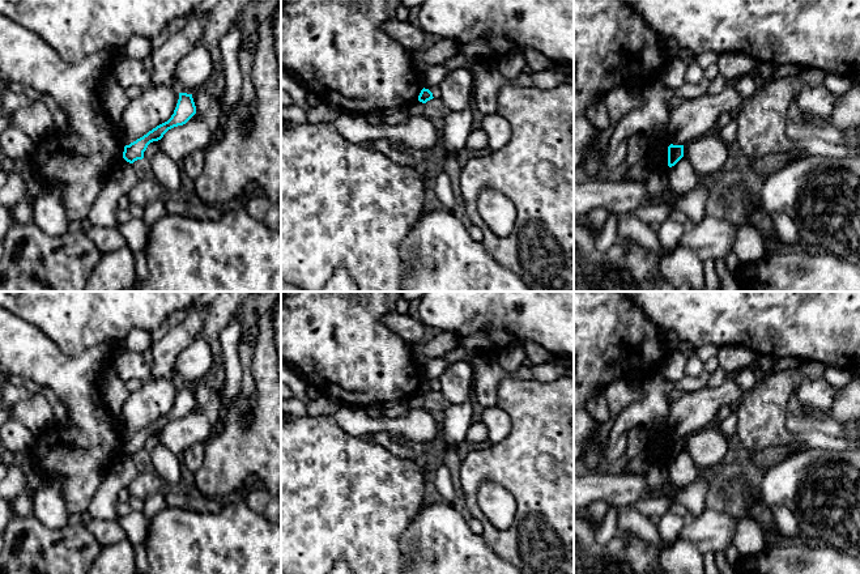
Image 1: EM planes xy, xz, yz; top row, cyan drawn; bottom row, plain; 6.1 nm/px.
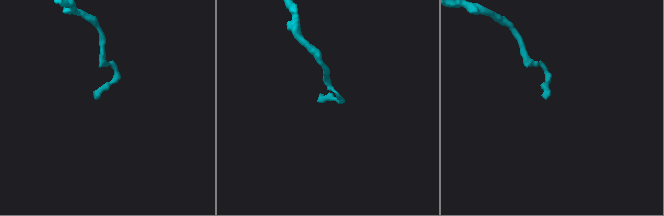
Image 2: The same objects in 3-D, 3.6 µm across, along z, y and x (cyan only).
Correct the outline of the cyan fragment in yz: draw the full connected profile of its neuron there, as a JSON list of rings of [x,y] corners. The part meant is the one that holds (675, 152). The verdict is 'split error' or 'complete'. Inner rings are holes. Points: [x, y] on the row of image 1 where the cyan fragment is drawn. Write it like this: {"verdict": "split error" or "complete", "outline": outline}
{"verdict": "complete", "outline": [[[673,145],[668,146],[668,166],[674,166],[684,157],[684,145]]]}

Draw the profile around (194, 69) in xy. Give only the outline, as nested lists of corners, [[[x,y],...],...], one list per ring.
[[[195,43],[174,71],[174,88],[179,93],[192,94],[208,84],[214,71],[214,58],[204,43]]]

